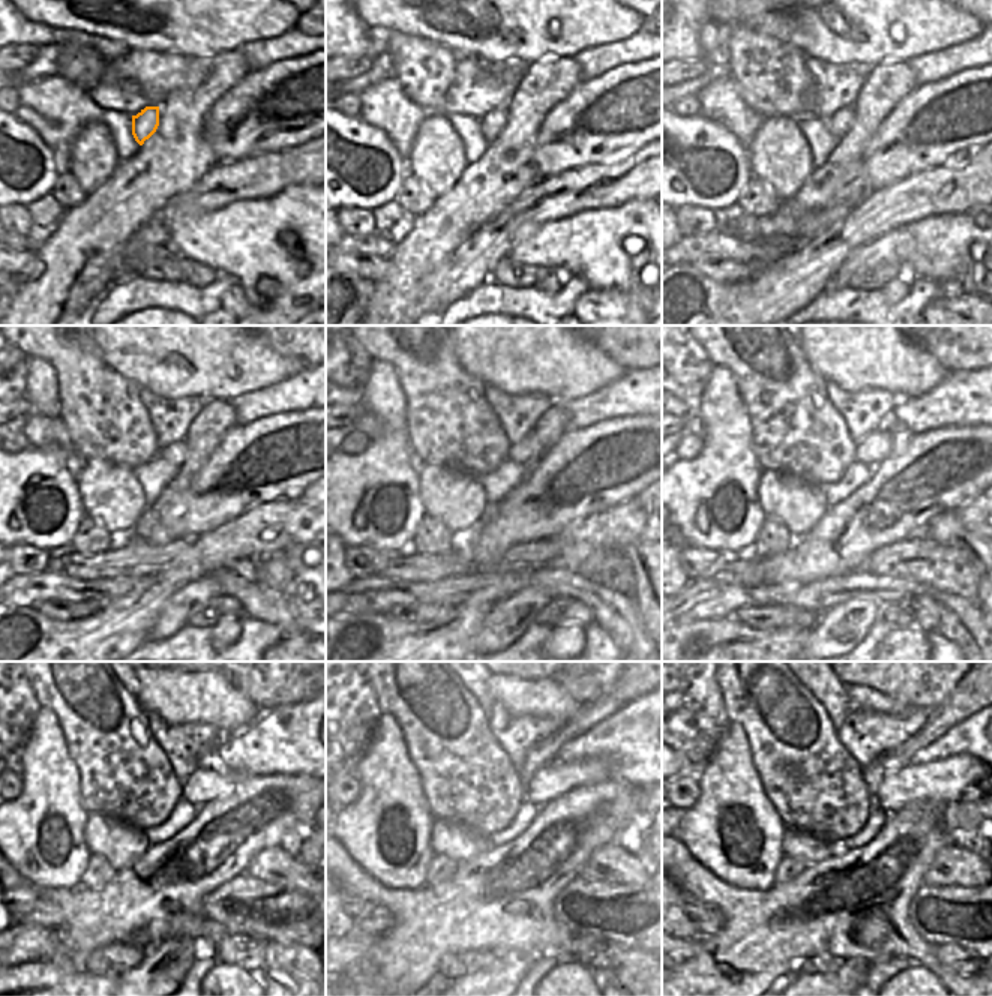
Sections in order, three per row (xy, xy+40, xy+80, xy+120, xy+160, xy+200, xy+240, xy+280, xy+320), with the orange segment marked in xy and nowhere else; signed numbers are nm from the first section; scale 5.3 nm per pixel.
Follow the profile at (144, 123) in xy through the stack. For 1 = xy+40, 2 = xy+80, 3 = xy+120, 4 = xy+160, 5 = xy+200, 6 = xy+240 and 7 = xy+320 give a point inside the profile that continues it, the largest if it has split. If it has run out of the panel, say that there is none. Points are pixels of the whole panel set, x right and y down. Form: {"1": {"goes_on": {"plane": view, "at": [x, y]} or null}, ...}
{"1": {"goes_on": {"plane": "xy+40", "at": [492, 123]}}, "2": {"goes_on": {"plane": "xy+80", "at": [839, 122]}}, "3": {"goes_on": {"plane": "xy+120", "at": [174, 453]}}, "4": {"goes_on": {"plane": "xy+160", "at": [527, 450]}}, "5": {"goes_on": {"plane": "xy+200", "at": [877, 446]}}, "6": {"goes_on": {"plane": "xy+240", "at": [206, 783]}}, "7": {"goes_on": {"plane": "xy+320", "at": [959, 776]}}}

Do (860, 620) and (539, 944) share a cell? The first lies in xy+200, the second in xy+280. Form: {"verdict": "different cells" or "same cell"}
{"verdict": "different cells"}

